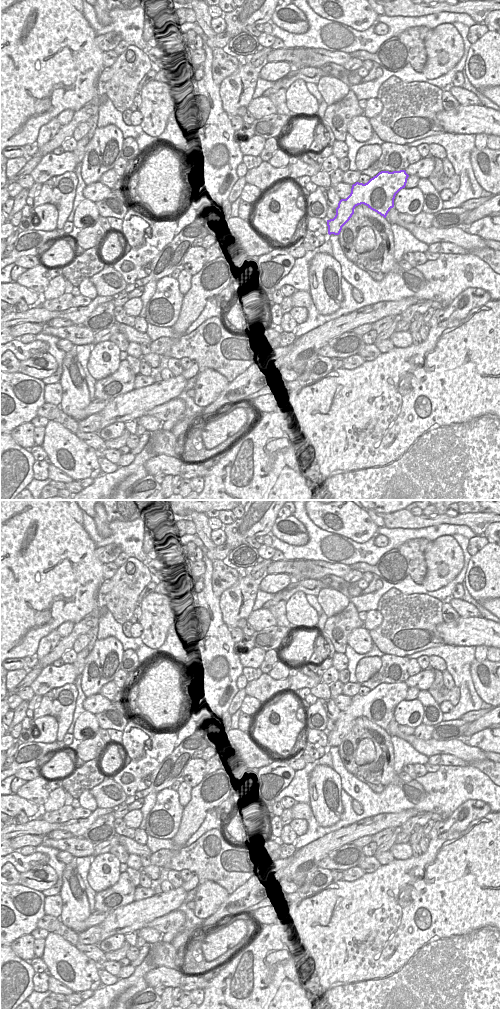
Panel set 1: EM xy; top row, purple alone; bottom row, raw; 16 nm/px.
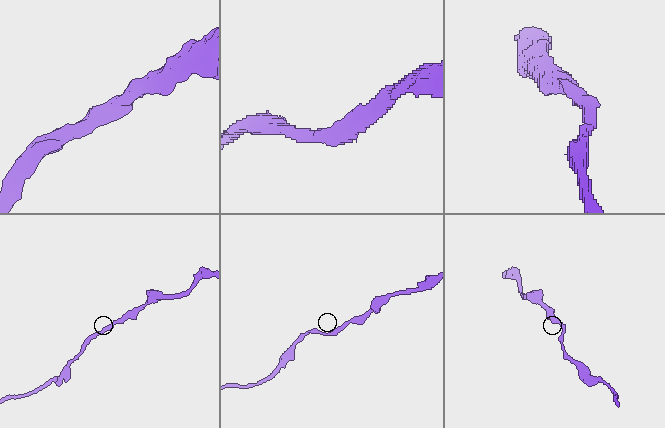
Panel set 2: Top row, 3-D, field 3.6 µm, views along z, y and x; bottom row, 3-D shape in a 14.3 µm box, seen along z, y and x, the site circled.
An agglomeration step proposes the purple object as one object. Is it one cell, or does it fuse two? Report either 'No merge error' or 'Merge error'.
No merge error

